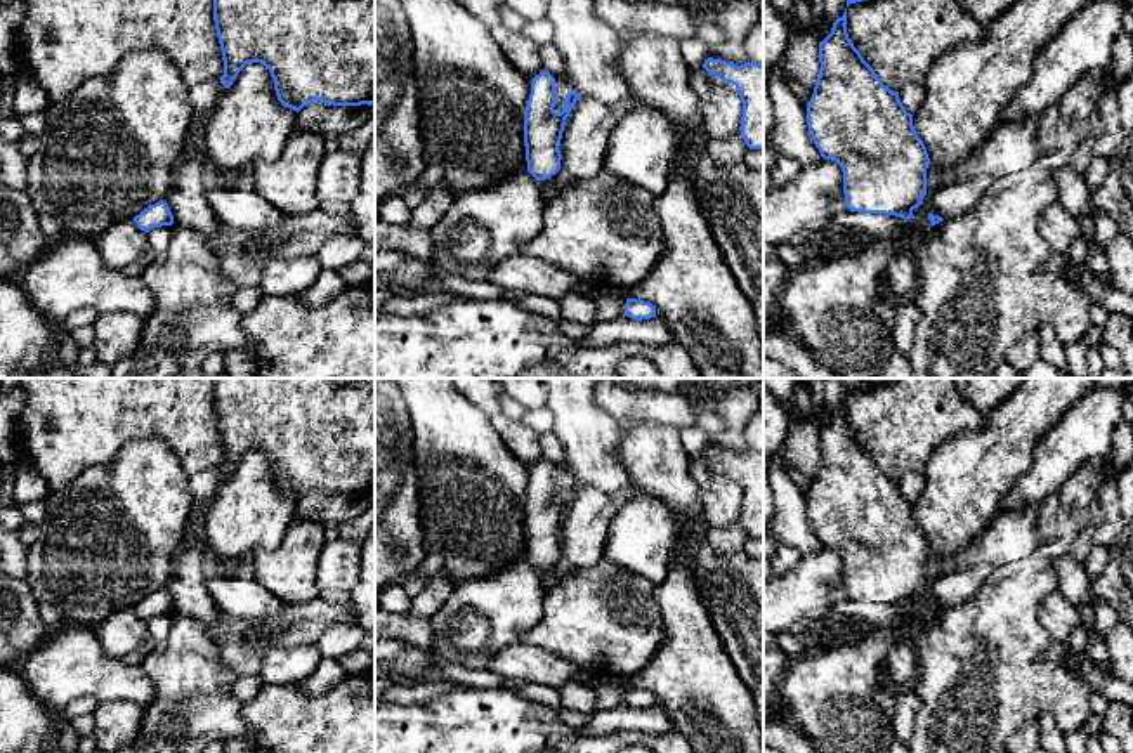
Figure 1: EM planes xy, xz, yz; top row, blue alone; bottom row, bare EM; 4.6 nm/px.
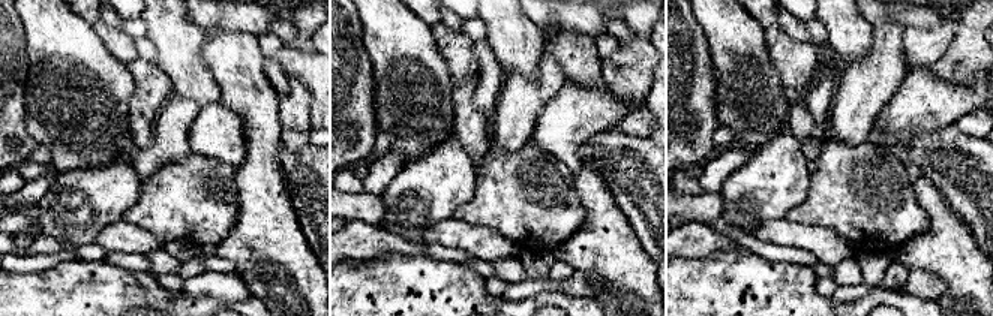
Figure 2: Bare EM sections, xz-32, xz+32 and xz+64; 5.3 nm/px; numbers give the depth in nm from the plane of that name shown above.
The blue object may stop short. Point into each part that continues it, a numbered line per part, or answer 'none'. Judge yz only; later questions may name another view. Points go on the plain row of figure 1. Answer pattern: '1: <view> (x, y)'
none

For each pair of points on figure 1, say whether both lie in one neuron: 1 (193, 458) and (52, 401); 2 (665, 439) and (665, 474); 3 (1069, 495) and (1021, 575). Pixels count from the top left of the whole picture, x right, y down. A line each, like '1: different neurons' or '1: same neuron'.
1: same neuron
2: same neuron
3: same neuron

